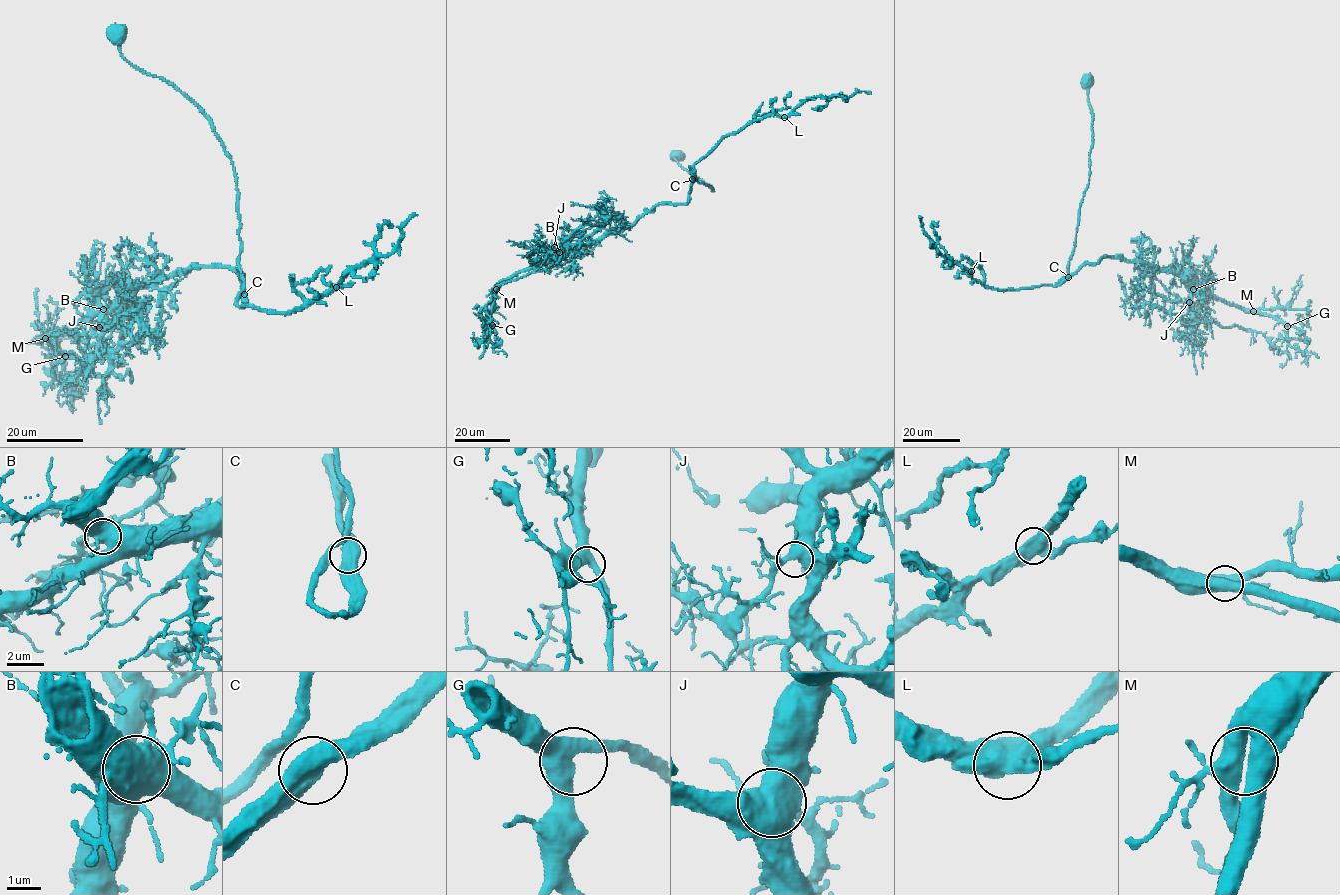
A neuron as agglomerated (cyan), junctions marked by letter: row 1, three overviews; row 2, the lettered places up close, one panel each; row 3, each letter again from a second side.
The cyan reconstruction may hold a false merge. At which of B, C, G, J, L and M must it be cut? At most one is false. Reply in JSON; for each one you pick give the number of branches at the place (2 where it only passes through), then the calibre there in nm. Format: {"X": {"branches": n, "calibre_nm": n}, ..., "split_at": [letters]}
{"split_at": []}

